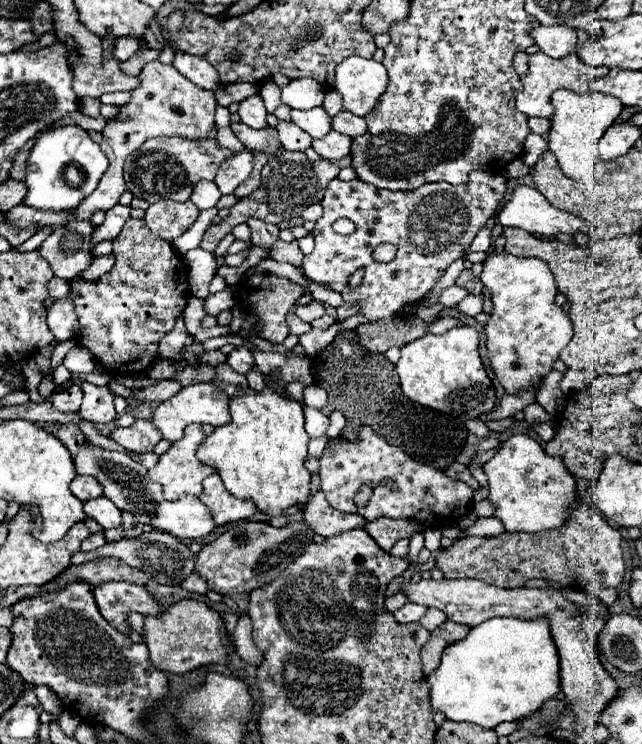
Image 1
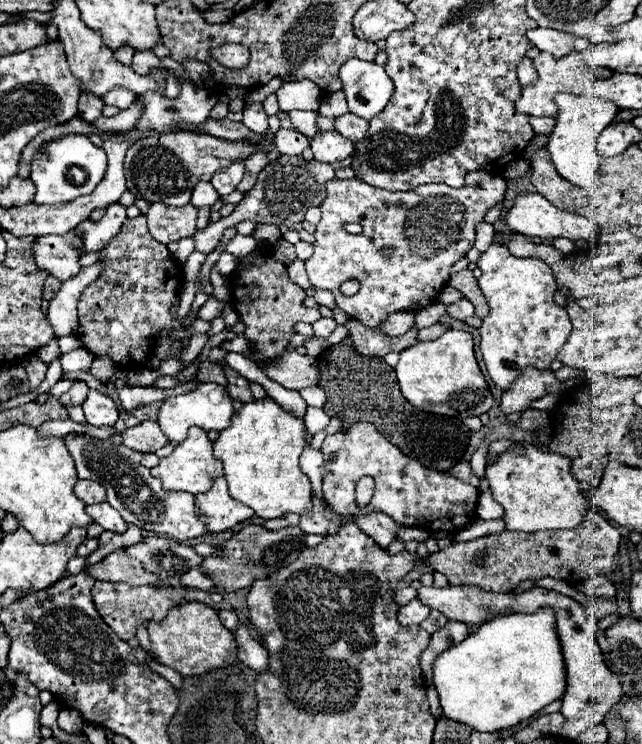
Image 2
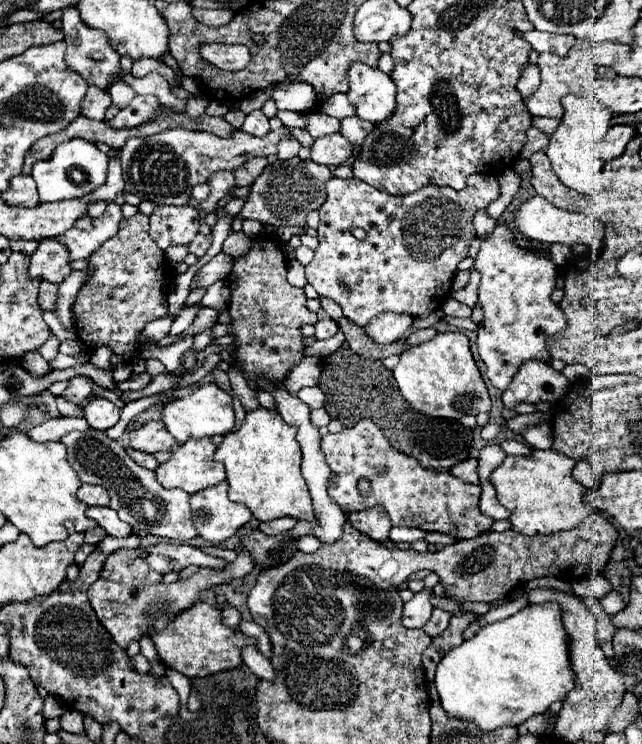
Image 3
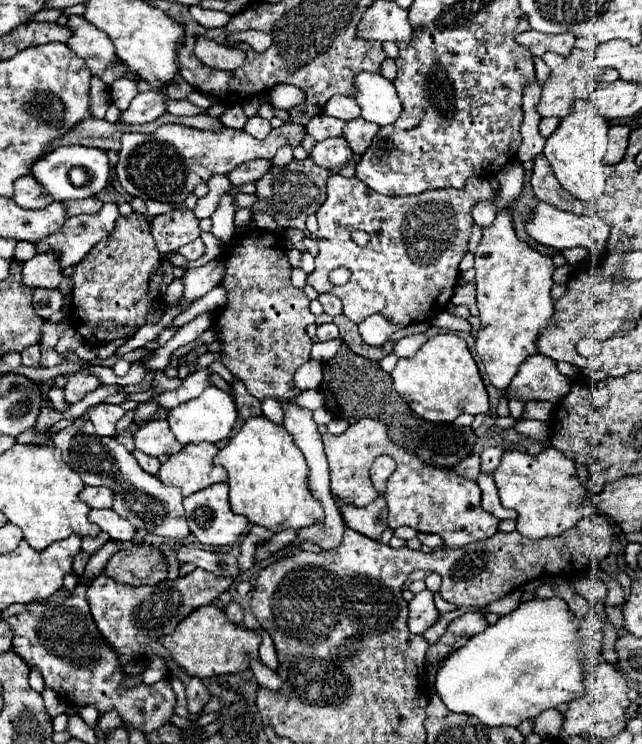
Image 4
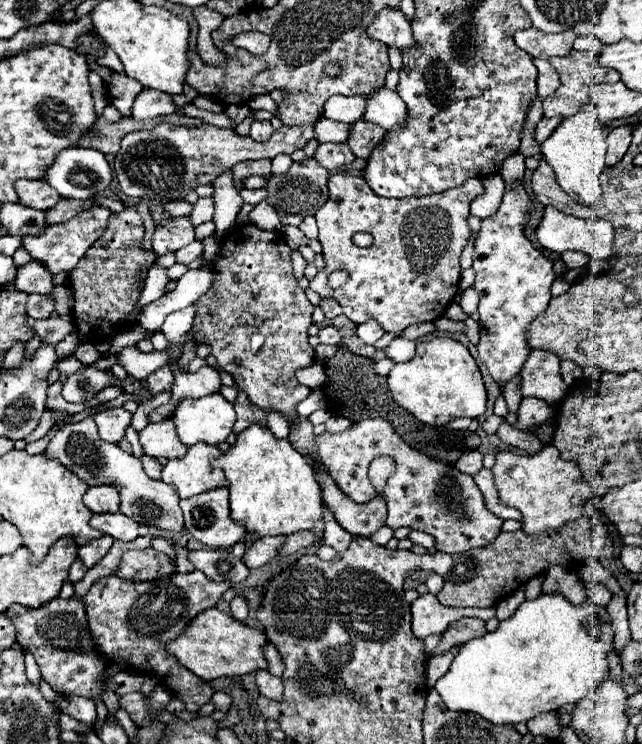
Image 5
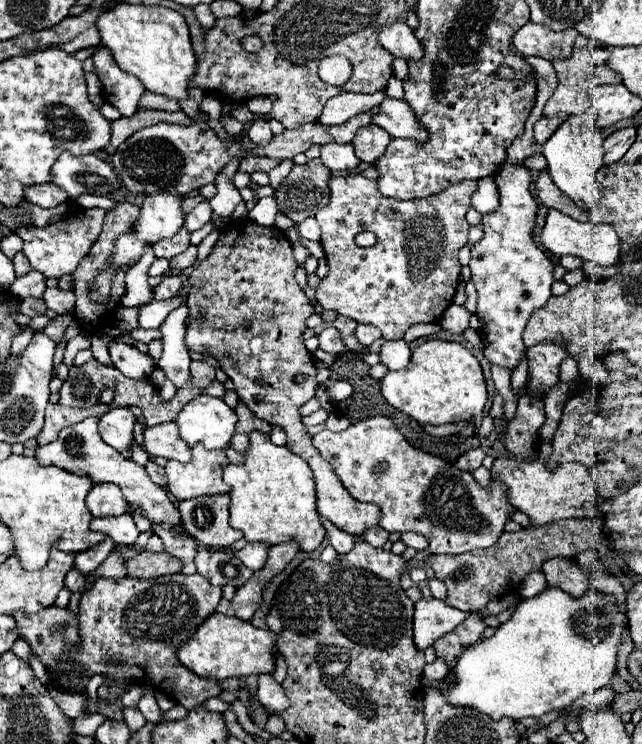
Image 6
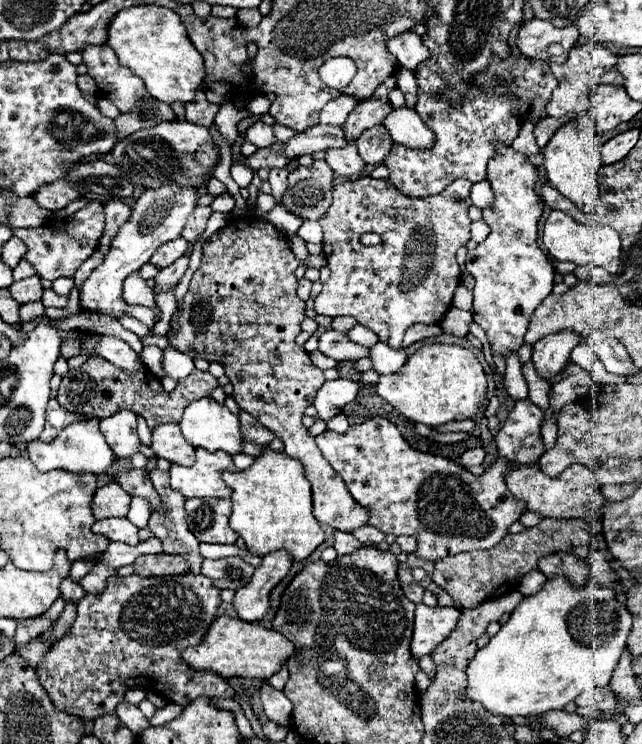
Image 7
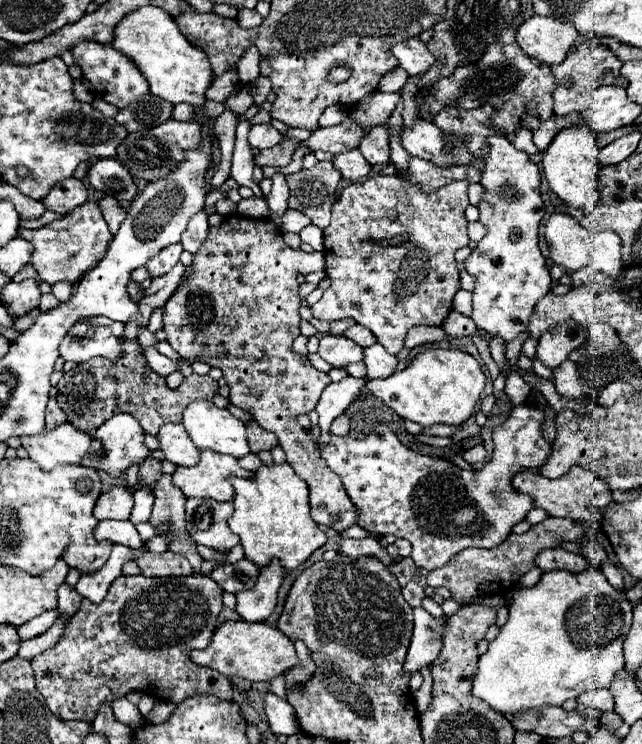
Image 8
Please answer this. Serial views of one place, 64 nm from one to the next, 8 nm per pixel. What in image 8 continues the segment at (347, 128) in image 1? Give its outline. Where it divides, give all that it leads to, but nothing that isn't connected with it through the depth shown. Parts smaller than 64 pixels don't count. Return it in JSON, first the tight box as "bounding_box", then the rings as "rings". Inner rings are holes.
{"bounding_box":[358,126,390,166],"rings":[[[374,126],[368,130],[368,134],[362,138],[358,150],[362,156],[374,166],[374,164],[388,164],[390,160],[390,134],[386,126]]]}

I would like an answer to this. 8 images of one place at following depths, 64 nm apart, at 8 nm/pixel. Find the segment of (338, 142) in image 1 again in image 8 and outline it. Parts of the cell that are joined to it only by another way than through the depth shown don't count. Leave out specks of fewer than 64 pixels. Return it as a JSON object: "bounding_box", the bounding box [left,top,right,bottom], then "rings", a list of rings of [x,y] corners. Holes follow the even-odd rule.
{"bounding_box":[332,148,370,182],"rings":[[[352,148],[348,152],[342,152],[342,154],[334,154],[332,158],[332,164],[334,168],[348,180],[356,182],[356,180],[362,180],[370,174],[370,164],[364,160],[364,156],[360,154],[358,148]]]}

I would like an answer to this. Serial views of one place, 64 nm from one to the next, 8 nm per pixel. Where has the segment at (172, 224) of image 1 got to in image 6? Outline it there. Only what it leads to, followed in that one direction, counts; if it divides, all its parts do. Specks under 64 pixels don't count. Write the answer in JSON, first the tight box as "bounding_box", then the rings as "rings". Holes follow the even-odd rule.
{"bounding_box":[154,228,190,258],"rings":[[[180,228],[180,232],[176,232],[176,236],[168,238],[168,240],[158,240],[154,244],[154,256],[156,258],[174,258],[176,254],[184,252],[190,246],[190,232],[186,228]]]}

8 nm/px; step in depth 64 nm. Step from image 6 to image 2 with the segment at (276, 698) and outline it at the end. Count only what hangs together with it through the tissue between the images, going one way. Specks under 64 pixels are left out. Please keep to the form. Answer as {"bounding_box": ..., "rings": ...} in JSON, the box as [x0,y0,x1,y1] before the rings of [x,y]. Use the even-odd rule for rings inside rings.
{"bounding_box":[234,624,268,672],"rings":[[[240,624],[234,632],[236,644],[238,644],[238,660],[246,664],[248,668],[262,672],[268,668],[268,652],[250,636],[250,628],[246,624]]]}

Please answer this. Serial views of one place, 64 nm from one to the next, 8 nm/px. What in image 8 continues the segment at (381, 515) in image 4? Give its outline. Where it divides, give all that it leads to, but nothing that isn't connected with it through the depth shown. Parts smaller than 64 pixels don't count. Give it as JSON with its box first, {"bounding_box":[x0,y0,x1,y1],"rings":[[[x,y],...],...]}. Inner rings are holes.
{"bounding_box":[164,214,356,532],"rings":[[[230,214],[216,228],[210,228],[208,238],[194,256],[194,272],[186,284],[180,284],[172,298],[164,304],[164,330],[170,346],[186,360],[202,360],[208,366],[222,368],[224,380],[230,386],[230,402],[246,410],[264,430],[278,436],[280,446],[286,452],[286,460],[294,466],[296,474],[306,480],[310,488],[312,518],[318,524],[344,532],[356,524],[356,506],[348,500],[340,478],[324,464],[316,442],[310,432],[306,432],[296,416],[314,410],[322,390],[330,384],[328,374],[316,370],[310,360],[294,352],[292,342],[300,336],[300,298],[298,298],[298,274],[325,269],[324,252],[306,254],[302,250],[292,250],[282,240],[282,232],[268,218],[248,218],[240,214]]]}

